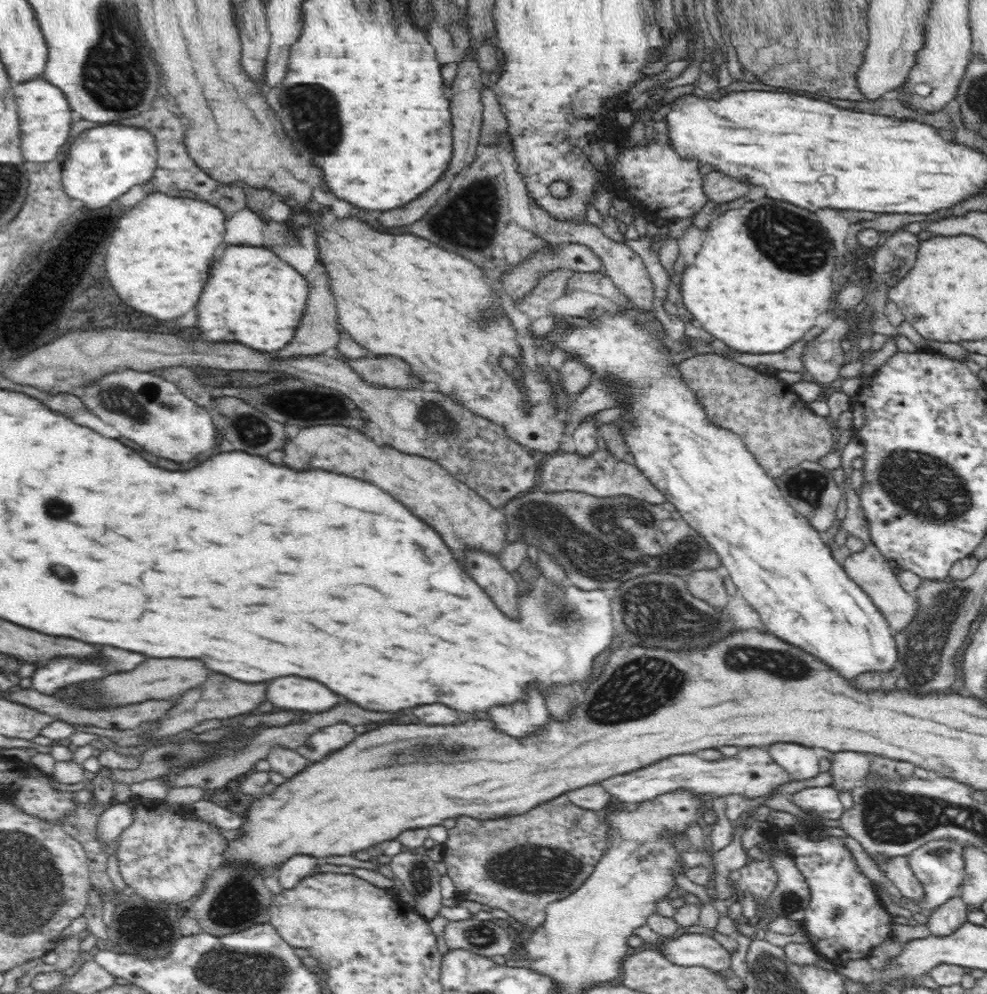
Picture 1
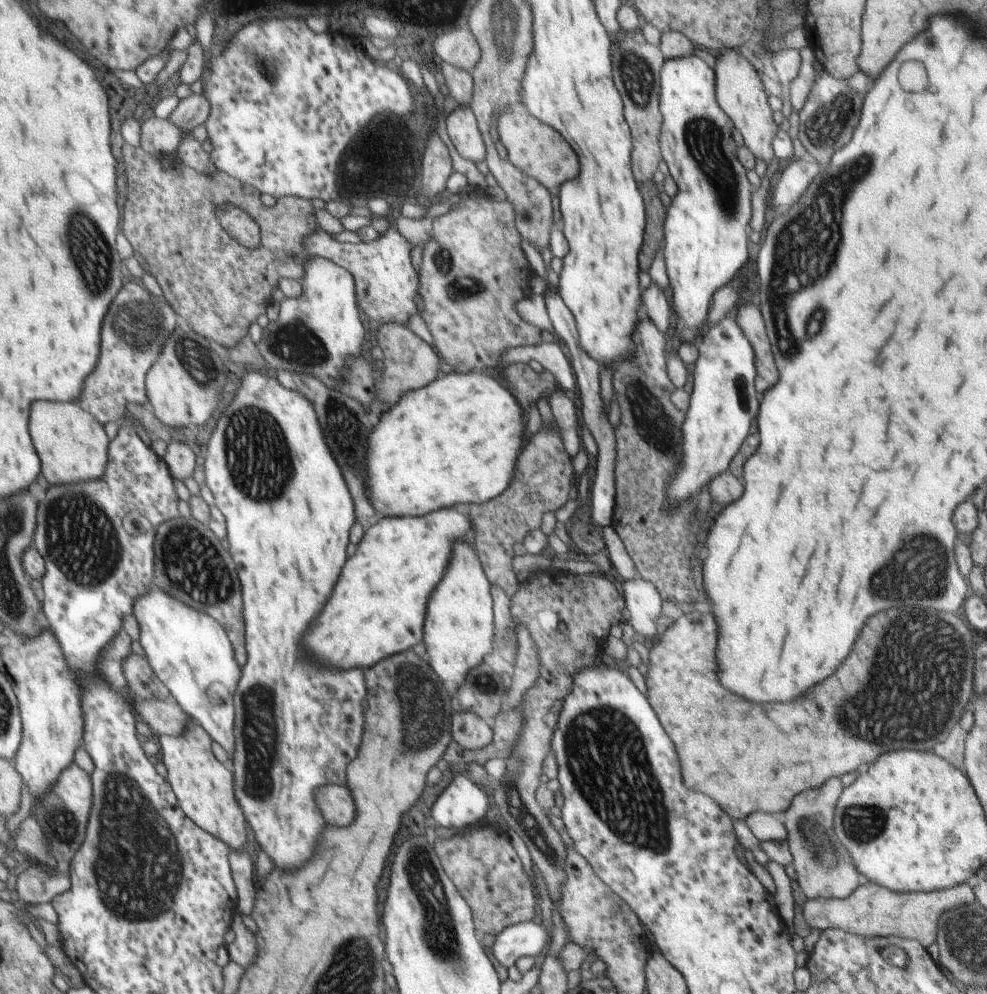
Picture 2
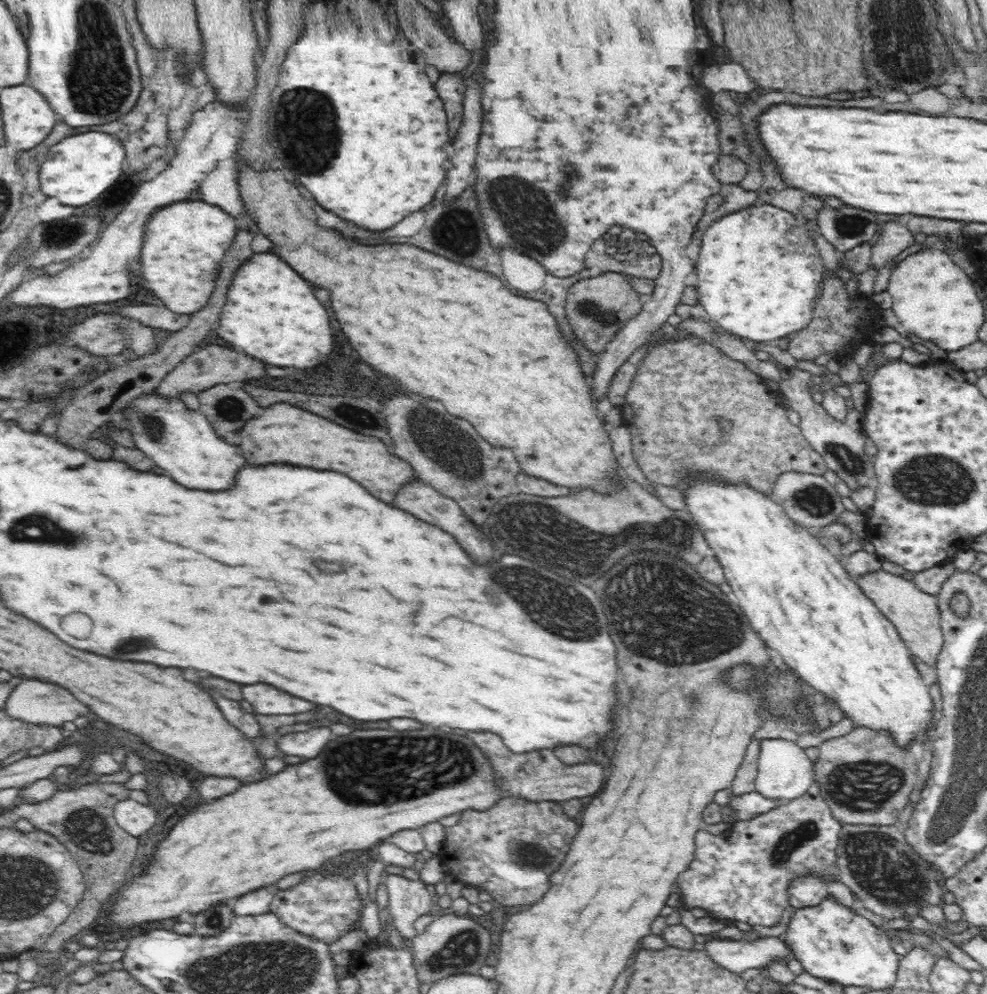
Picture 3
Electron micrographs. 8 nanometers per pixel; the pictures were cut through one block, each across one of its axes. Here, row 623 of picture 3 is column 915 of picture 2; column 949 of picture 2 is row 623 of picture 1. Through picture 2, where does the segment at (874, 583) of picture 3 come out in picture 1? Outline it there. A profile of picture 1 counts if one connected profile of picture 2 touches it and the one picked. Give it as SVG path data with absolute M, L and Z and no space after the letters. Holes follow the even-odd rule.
M868 544L863 552L852 553L846 557L844 570L848 573L850 580L859 585L872 599L893 631L902 631L915 618L919 608L918 600L915 600L912 593L908 593L902 588L900 581L894 575L894 565L872 544Z

